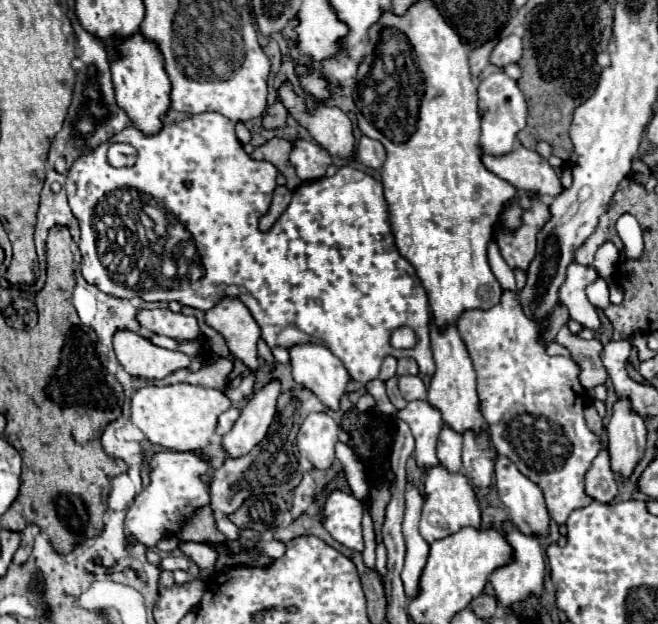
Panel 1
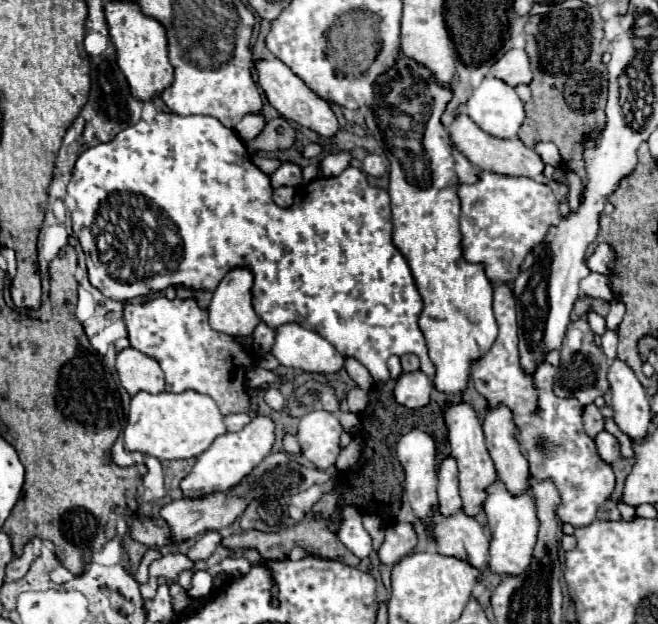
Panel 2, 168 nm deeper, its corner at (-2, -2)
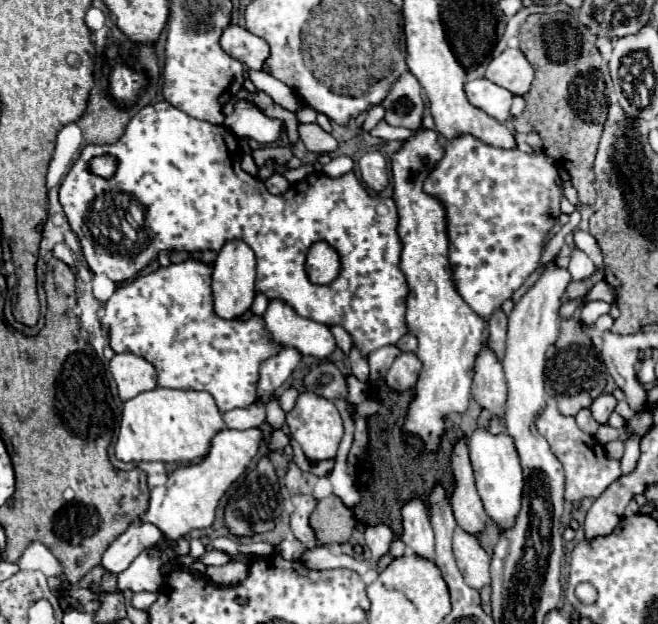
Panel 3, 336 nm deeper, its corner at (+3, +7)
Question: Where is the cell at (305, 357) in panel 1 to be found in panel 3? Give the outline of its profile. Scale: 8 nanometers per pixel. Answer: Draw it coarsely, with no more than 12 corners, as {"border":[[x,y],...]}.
{"border":[[281,299],[263,319],[273,341],[319,359],[335,351],[327,325]]}

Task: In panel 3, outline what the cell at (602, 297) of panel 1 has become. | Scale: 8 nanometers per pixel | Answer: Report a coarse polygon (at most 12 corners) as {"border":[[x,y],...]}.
{"border":[[573,249],[567,271],[575,281],[595,273],[583,251]]}

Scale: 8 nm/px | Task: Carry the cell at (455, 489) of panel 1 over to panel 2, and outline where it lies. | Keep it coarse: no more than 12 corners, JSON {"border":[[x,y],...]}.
{"border":[[434,508],[430,532],[436,552],[488,564],[490,540],[462,508],[442,516]]}

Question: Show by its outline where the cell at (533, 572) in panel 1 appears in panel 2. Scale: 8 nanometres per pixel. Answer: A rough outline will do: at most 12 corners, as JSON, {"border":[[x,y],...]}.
{"border":[[488,488],[490,570],[520,576],[530,566],[538,516],[530,494]]}

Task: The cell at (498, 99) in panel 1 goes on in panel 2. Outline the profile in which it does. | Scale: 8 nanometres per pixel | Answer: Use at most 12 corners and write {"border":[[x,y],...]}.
{"border":[[486,76],[466,114],[490,136],[514,138],[524,122],[516,90]]}

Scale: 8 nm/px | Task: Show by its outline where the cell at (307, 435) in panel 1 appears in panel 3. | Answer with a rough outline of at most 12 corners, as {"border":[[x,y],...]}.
{"border":[[301,393],[287,413],[311,463],[335,459],[343,421],[329,399]]}

